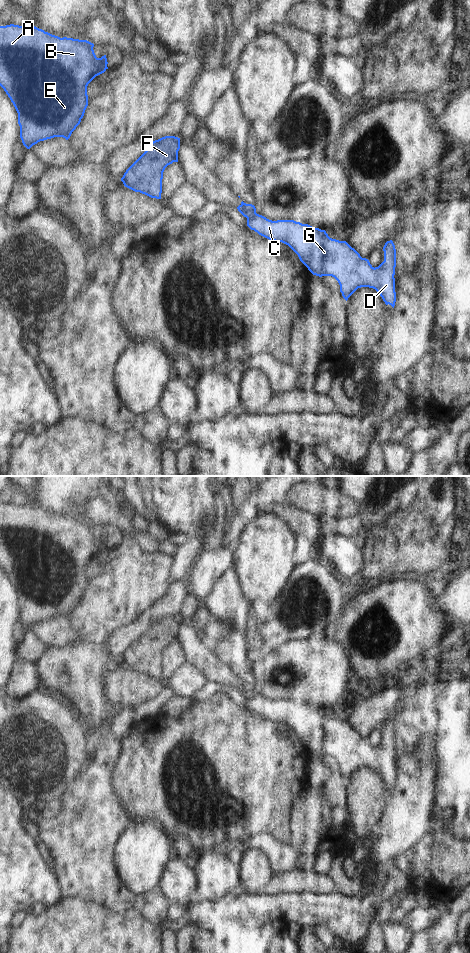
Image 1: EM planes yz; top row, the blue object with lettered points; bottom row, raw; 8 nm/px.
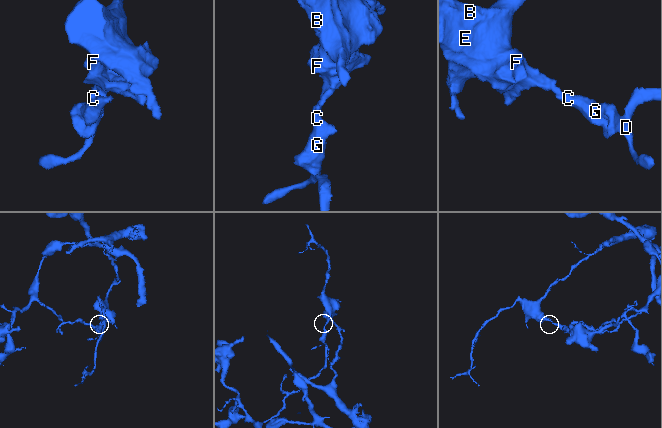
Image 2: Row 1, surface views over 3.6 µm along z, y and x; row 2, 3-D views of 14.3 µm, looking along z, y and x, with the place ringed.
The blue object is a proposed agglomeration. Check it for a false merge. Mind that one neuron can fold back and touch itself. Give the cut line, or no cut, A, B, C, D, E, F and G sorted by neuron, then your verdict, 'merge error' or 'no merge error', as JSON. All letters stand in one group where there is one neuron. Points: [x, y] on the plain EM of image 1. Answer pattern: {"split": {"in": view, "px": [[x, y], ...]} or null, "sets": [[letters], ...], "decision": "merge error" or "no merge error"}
{"split": {"in": "yz", "px": [[256, 693], [247, 700]]}, "sets": [["A", "B", "E", "F"], ["C", "D", "G"]], "decision": "merge error"}

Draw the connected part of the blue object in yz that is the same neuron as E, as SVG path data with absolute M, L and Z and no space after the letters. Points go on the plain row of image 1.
M33 505L0 506L0 566L18 593L20 618L27 629L54 617L68 620L80 604L88 586L88 564L108 549L106 535L97 538L93 527L87 520L60 518Z

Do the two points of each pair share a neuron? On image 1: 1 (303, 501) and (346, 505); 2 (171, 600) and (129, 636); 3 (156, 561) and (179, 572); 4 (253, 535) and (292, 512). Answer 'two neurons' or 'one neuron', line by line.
1: one neuron
2: one neuron
3: two neurons
4: two neurons

